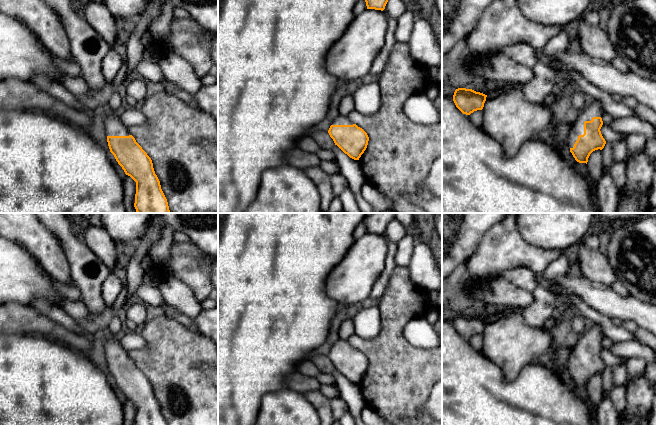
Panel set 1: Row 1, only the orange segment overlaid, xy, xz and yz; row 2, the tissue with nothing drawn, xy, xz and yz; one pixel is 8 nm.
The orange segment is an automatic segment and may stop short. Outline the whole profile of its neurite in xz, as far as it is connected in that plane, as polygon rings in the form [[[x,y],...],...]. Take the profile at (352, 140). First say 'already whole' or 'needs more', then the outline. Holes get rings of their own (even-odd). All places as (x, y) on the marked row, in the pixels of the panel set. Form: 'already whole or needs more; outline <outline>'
needs more; outline [[[339,115],[330,126],[328,133],[335,145],[354,160],[359,160],[367,148],[369,141],[367,133],[345,116]]]

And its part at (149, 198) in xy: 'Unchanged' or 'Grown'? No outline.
Grown

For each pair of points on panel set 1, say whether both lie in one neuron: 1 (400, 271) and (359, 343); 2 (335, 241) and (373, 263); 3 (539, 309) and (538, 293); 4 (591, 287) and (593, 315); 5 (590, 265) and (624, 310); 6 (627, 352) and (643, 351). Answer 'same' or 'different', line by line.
1: same
2: different
3: same
4: different
5: different
6: same

